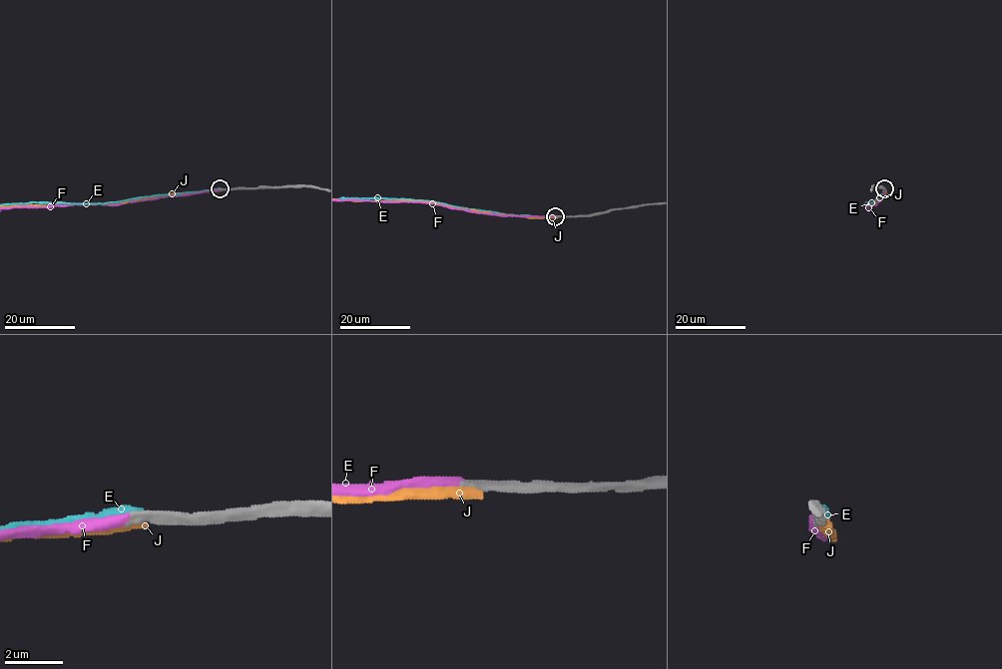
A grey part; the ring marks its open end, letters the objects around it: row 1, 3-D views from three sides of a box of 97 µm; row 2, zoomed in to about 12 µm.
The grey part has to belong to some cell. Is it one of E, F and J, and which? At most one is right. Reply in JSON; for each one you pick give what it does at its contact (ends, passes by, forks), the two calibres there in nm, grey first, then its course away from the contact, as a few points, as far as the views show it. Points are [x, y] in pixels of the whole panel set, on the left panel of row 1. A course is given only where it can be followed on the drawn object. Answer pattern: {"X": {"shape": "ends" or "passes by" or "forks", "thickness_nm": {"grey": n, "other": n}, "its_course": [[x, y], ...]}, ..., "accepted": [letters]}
{"F": {"shape": "ends", "thickness_nm": {"grey": 280, "other": 340}}, "accepted": ["F"]}

